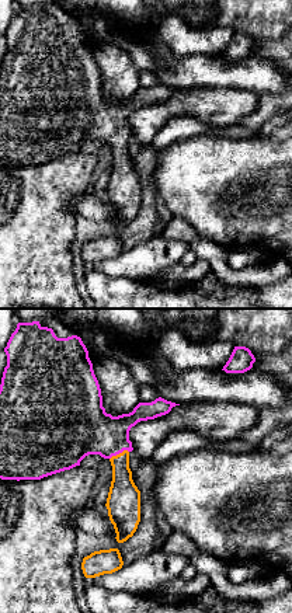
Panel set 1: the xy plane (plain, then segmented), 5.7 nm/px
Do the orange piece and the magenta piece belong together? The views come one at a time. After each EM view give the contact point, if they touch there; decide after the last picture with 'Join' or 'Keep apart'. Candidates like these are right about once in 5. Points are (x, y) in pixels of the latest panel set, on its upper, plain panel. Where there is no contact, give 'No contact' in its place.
Touches orange at (120, 139)

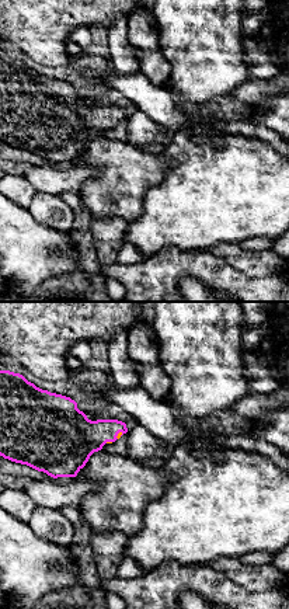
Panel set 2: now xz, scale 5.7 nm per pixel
Touches orange at (118, 121)

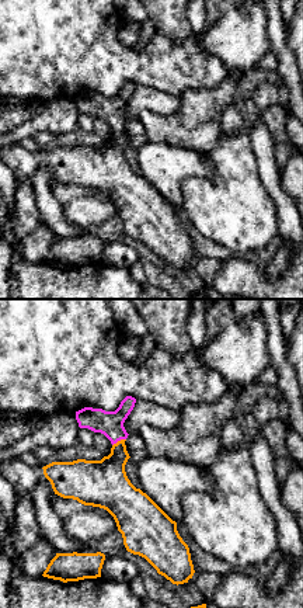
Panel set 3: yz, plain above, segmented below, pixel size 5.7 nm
Touches orange at (118, 127)

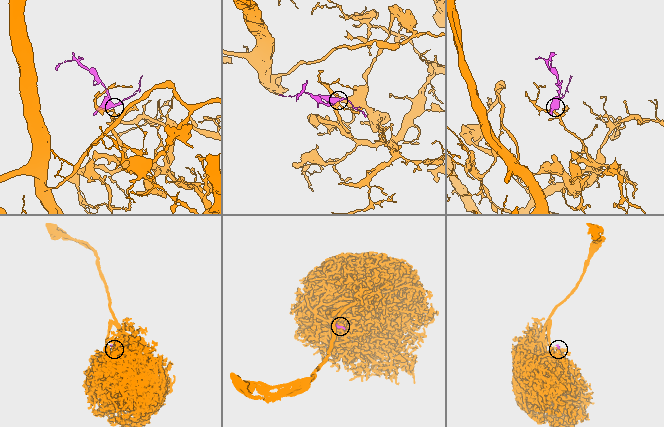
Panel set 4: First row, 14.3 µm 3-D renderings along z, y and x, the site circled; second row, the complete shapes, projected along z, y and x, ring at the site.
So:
Join

